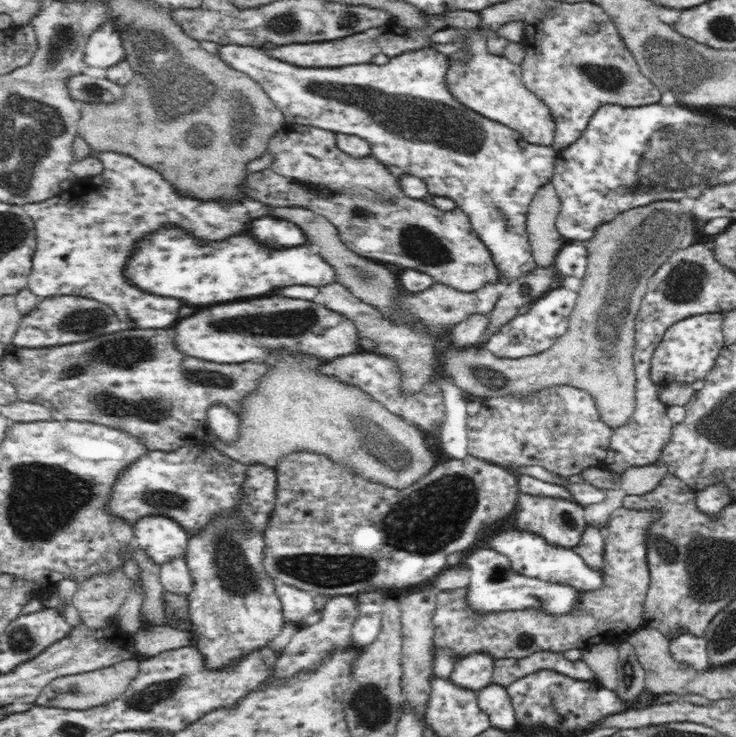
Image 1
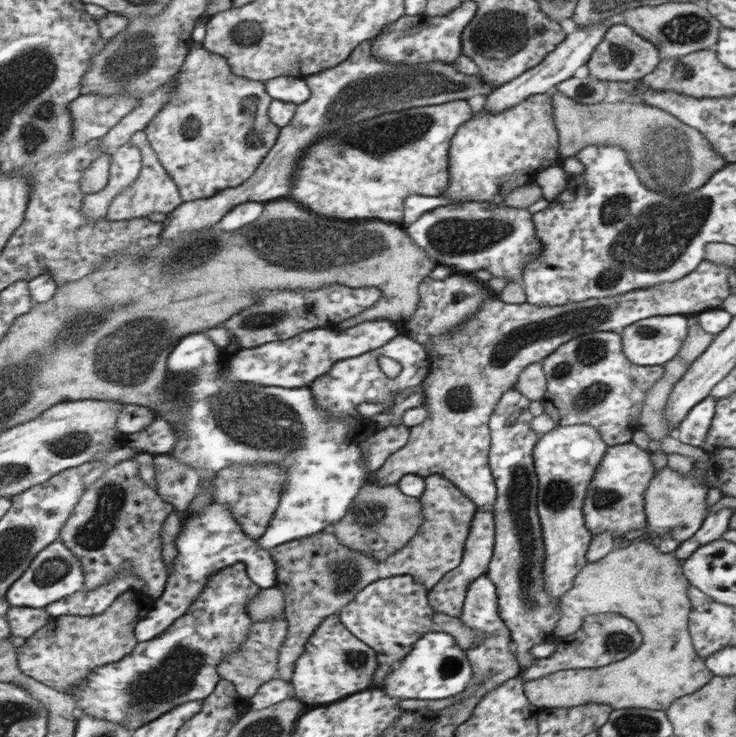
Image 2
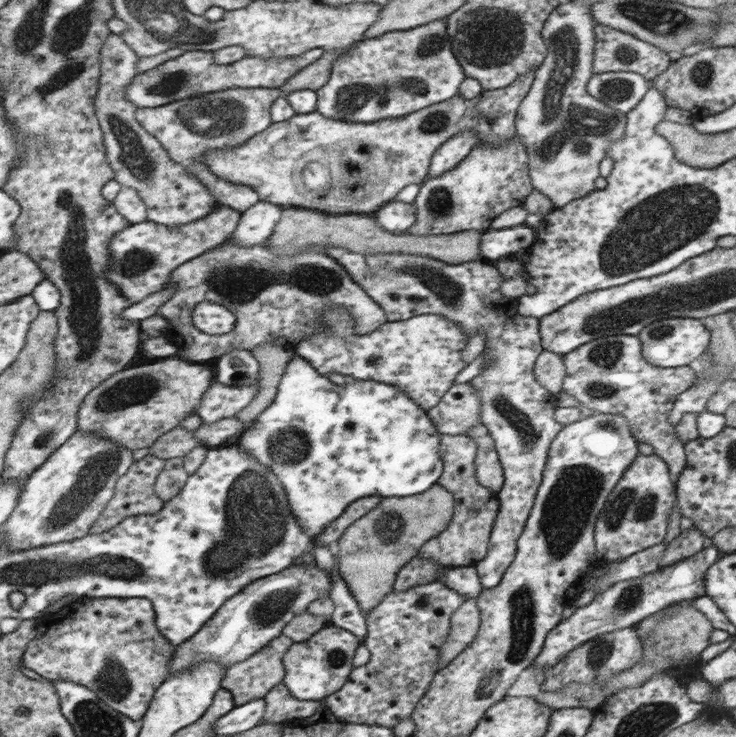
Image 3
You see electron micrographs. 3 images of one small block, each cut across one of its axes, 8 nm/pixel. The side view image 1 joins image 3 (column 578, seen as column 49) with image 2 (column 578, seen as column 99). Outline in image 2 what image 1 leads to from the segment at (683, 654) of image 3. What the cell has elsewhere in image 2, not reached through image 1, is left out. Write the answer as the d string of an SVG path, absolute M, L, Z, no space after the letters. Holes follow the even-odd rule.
M635 537L634 542L625 548L618 549L596 562L590 562L577 574L576 584L568 593L562 595L560 604L562 618L554 632L557 638L572 635L590 614L618 613L637 623L644 636L644 642L628 657L600 669L562 670L539 680L529 681L525 687L529 700L540 709L597 703L609 705L613 710L626 708L667 710L678 698L697 693L713 679L713 671L693 646L692 633L689 630L689 614L692 612L693 603L689 597L689 579L685 577L683 564L676 555L663 554L651 542Z

